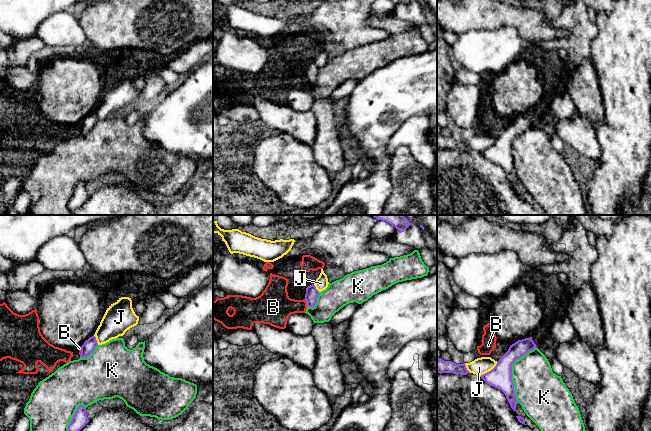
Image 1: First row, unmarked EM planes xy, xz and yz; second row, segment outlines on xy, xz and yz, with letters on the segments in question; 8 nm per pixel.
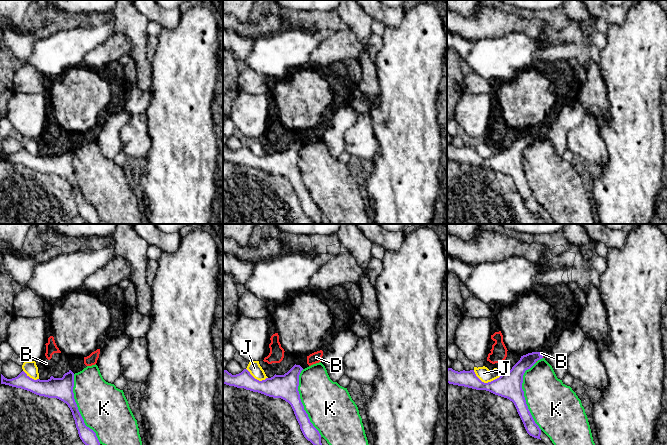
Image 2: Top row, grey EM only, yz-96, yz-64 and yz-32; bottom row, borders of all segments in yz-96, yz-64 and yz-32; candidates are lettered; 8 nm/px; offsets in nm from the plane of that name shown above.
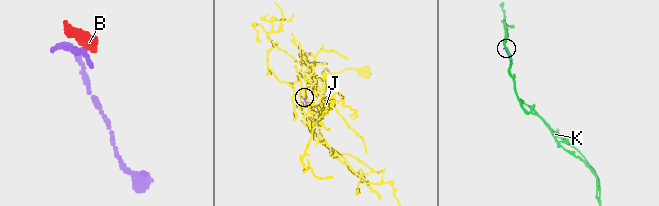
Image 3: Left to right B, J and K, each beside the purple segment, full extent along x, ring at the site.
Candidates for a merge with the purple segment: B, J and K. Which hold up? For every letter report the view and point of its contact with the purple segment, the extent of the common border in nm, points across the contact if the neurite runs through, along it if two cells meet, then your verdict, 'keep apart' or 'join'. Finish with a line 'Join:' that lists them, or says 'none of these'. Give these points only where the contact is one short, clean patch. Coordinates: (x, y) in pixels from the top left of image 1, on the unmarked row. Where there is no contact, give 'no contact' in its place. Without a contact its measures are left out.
B: meets purple in xz at (306, 77); contact 60 nm long; border along xz (304, 75), (307, 81); keep apart
J: meets purple in yz at (489, 147); contact 180 nm long; keep apart
K: meets purple in yz at (511, 148); contact 480 nm long; keep apart
Join: none of these

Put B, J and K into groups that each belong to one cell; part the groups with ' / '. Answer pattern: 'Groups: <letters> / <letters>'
Groups: B / J / K

